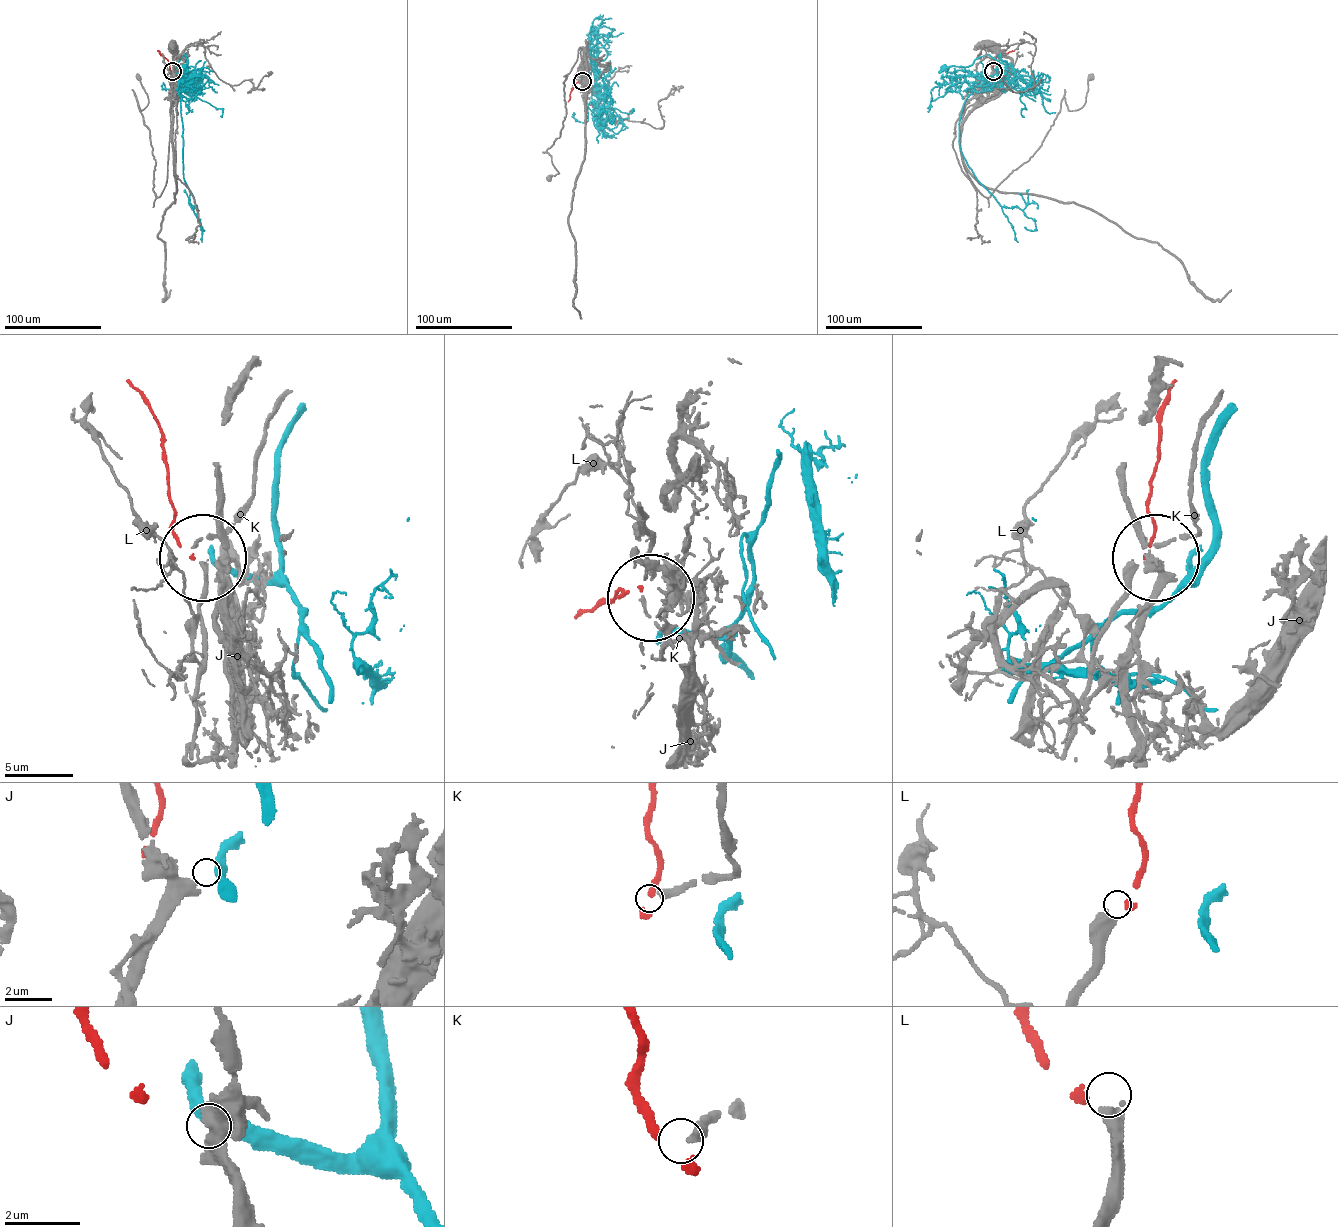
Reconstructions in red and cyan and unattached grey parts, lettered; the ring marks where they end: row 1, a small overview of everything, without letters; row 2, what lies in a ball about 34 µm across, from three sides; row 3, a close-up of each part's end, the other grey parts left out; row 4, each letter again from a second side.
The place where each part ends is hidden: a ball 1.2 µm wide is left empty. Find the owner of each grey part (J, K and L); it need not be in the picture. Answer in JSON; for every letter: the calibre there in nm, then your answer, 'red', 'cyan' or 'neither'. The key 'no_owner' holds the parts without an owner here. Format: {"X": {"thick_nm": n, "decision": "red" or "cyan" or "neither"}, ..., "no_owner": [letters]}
{"J": {"thick_nm": 400, "decision": "neither"}, "K": {"thick_nm": 320, "decision": "neither"}, "L": {"thick_nm": 440, "decision": "neither"}, "no_owner": ["J", "K", "L"]}

